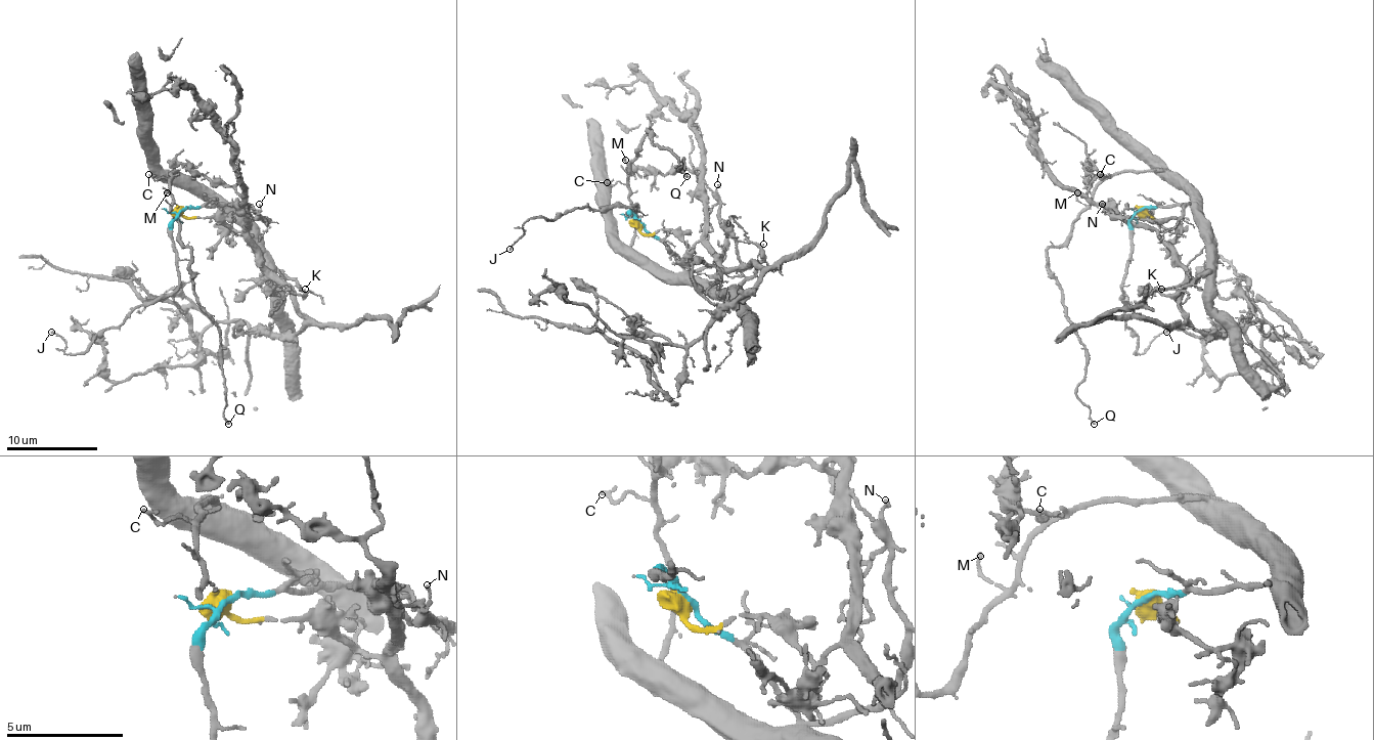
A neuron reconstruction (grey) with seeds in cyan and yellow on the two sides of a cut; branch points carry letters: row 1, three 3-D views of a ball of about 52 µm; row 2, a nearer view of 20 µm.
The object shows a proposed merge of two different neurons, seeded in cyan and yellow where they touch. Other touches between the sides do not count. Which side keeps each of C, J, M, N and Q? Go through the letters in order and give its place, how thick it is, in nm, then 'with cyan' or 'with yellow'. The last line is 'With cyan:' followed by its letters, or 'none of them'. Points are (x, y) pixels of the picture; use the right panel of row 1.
C: place (1100, 174); calibre 140 nm; with cyan
J: place (1166, 332); calibre 130 nm; with cyan
M: place (1077, 192); calibre 150 nm; with cyan
N: place (1102, 204); calibre 110 nm; with cyan
Q: place (1094, 424); calibre 170 nm; with cyan
With cyan: C, J, M, N, Q

